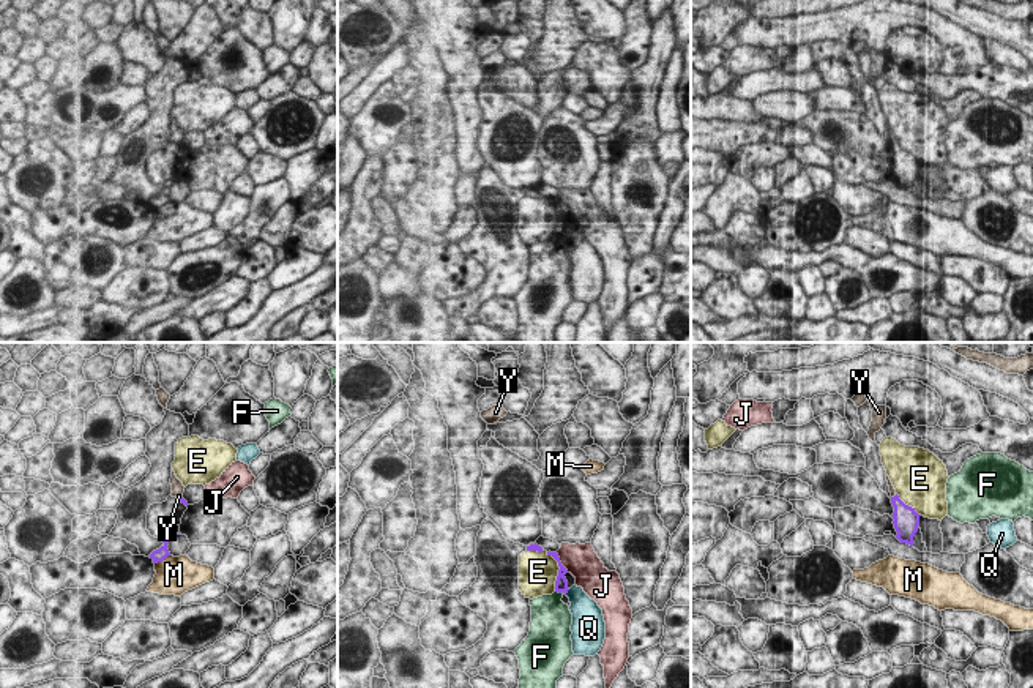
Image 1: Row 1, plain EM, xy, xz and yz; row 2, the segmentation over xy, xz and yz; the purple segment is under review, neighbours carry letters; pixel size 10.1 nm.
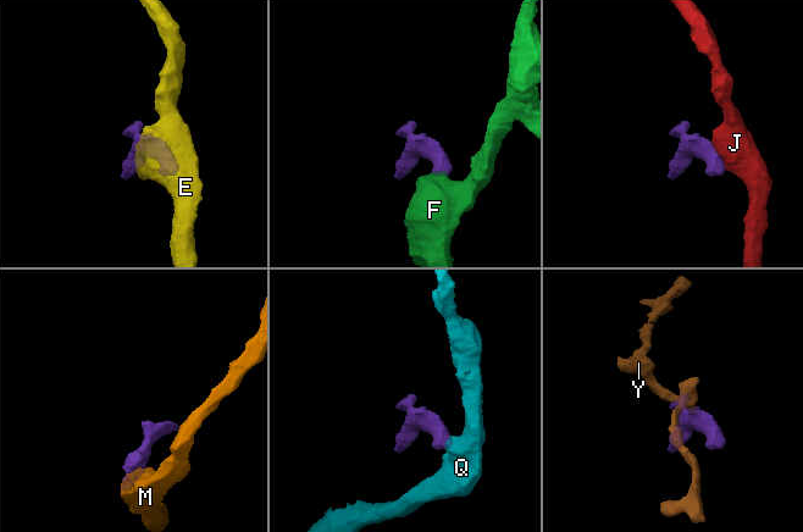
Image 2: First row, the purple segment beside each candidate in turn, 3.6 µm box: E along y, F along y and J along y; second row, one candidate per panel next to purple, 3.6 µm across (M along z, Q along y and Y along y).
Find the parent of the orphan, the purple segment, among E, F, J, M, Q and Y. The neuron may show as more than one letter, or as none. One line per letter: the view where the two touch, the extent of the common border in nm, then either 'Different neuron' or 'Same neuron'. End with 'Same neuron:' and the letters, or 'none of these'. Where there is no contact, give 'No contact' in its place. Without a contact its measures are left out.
E: Touches purple in xz. Shared border 420 nm. Different neuron
F: Touches purple in xz. Shared border 70 nm. Different neuron
J: Touches purple in xz. Shared border 240 nm. Different neuron
M: Touches purple in xy. Shared border 190 nm. Different neuron
Q: Touches purple in xz. Shared border 80 nm. Different neuron
Y: Touches purple in xz. Shared border 90 nm. Same neuron
Same neuron: Y

